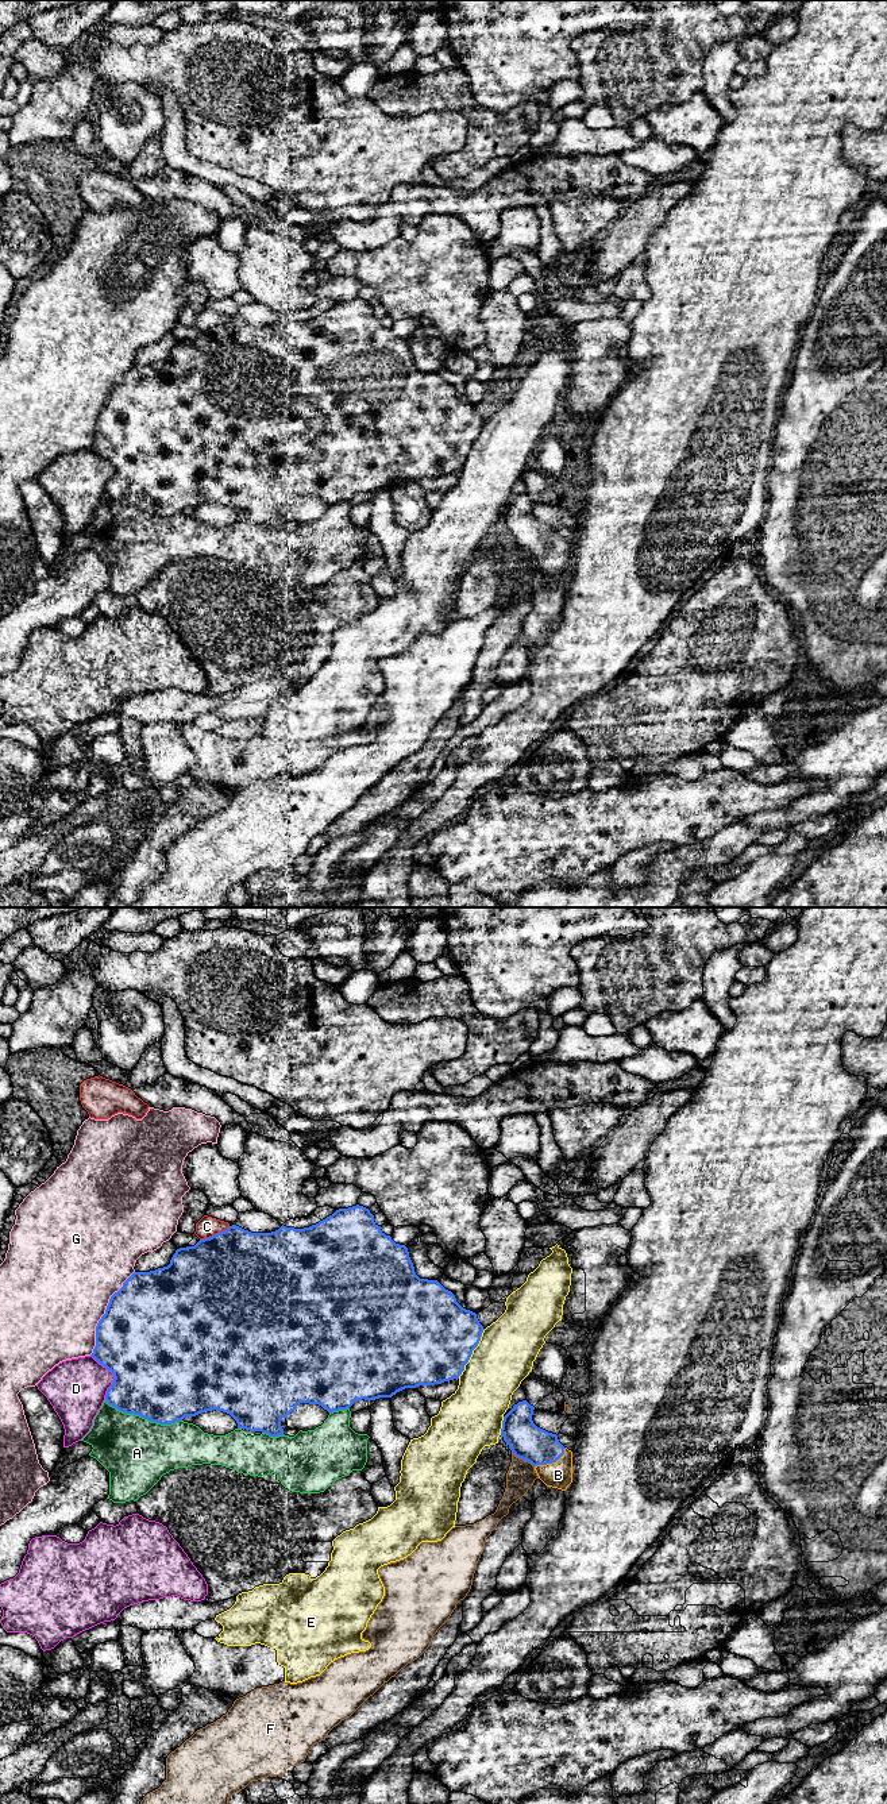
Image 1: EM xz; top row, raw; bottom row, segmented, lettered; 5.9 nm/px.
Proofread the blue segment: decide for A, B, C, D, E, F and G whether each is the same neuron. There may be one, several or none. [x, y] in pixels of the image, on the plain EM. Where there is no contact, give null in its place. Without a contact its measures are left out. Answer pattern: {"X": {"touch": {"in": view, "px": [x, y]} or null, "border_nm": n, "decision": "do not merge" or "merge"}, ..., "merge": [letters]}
{"A": {"touch": {"in": "xz", "px": [143, 509]}, "border_nm": 480, "decision": "do not merge"}, "B": {"touch": {"in": "xz", "px": [551, 555]}, "border_nm": 220, "decision": "merge"}, "C": {"touch": {"in": "xz", "px": [215, 327]}, "border_nm": 200, "decision": "do not merge"}, "D": {"touch": {"in": "xz", "px": [114, 469]}, "border_nm": 280, "decision": "do not merge"}, "E": {"touch": {"in": "xz", "px": [471, 446]}, "border_nm": 340, "decision": "do not merge"}, "F": {"touch": {"in": "xz", "px": [523, 551]}, "border_nm": 170, "decision": "do not merge"}, "G": {"touch": {"in": "xz", "px": [105, 405]}, "border_nm": 550, "decision": "do not merge"}, "merge": ["B"]}

